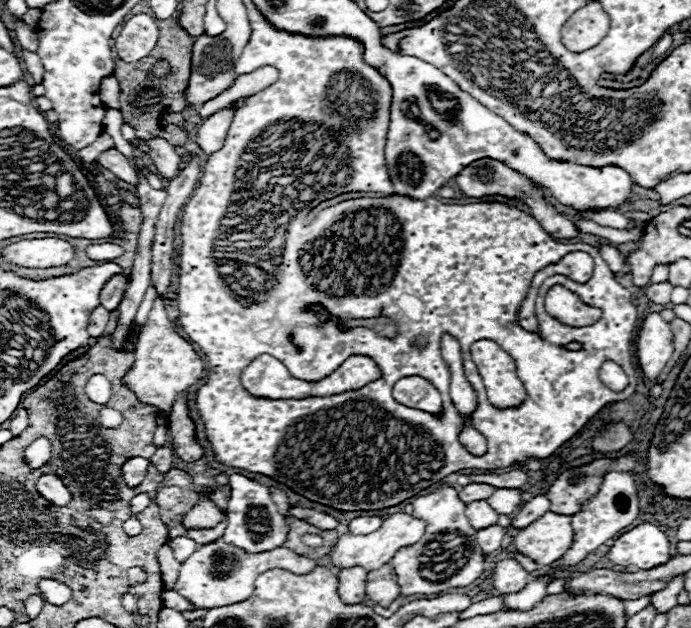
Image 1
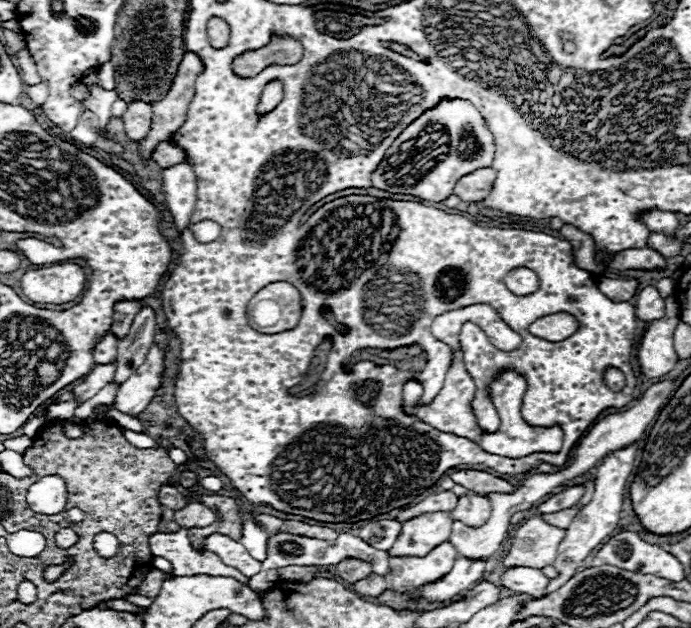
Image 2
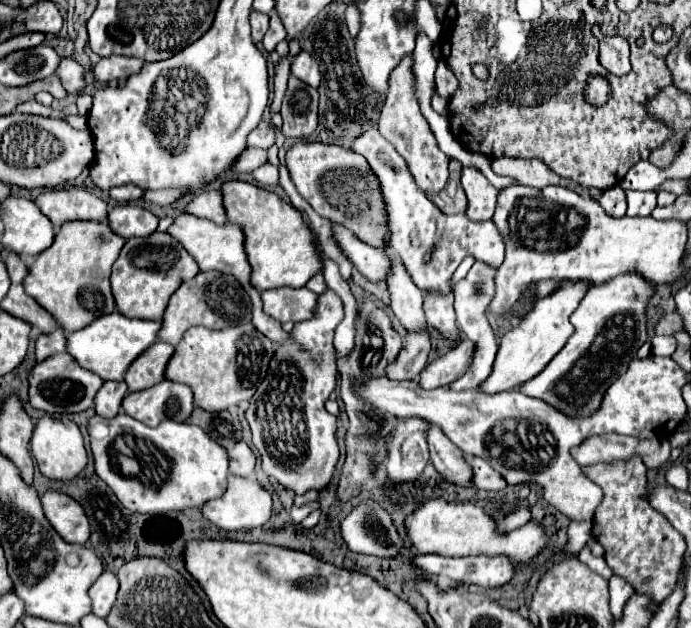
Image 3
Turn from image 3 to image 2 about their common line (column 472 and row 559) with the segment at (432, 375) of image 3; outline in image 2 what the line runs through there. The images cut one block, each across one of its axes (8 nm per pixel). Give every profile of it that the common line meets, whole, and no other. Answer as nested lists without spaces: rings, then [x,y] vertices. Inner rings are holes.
[[[346,558],[342,560],[338,566],[336,566],[336,574],[346,580],[348,584],[354,584],[354,580],[362,580],[362,576],[368,576],[372,574],[372,566],[368,562],[362,562],[362,560],[352,560],[352,558]]]

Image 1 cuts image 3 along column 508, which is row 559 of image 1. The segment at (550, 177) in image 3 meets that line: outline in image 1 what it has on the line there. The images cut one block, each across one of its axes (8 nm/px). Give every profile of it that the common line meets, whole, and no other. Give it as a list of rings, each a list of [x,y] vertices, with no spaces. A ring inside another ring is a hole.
[[[164,544],[164,546],[158,550],[158,562],[160,562],[160,570],[162,570],[164,590],[174,590],[174,580],[178,578],[180,562],[174,558],[172,548],[170,548],[168,544]]]

